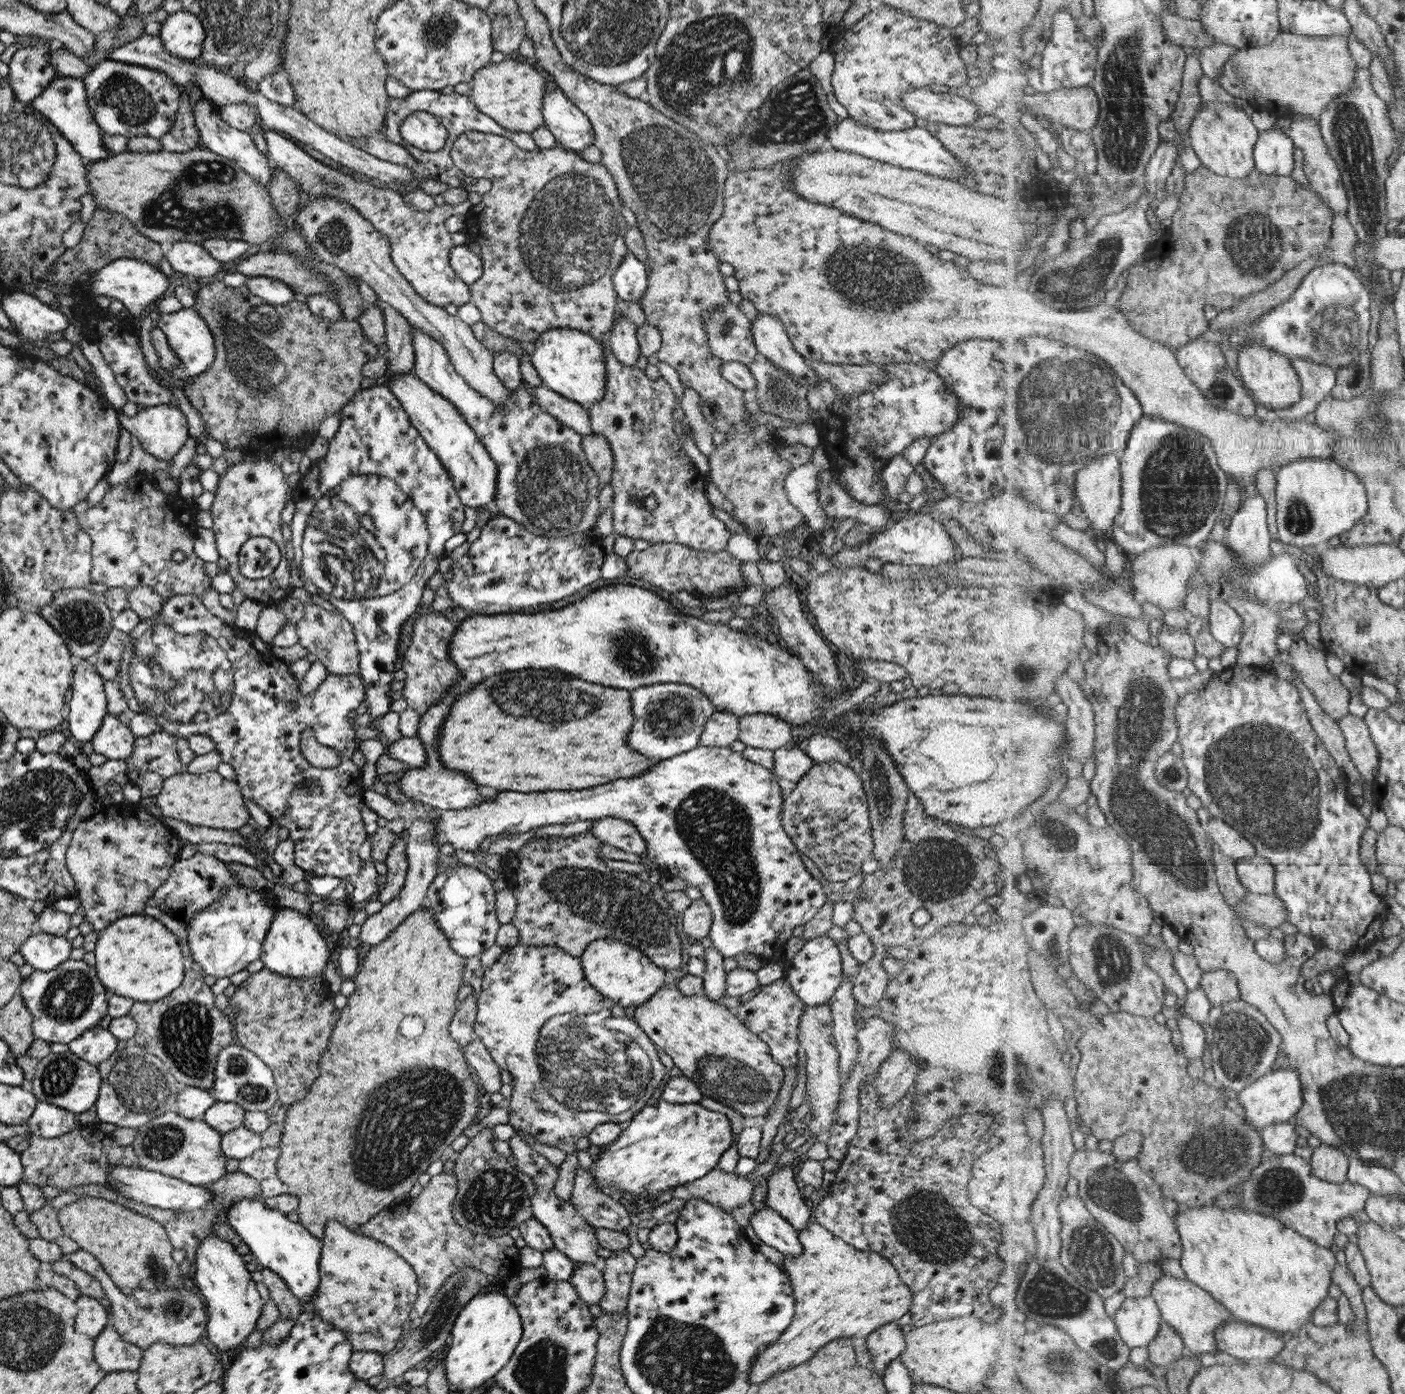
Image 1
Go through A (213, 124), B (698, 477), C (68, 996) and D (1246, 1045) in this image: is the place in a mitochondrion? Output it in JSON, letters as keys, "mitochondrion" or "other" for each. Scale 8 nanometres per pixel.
{"A":"other","B":"other","C":"mitochondrion","D":"mitochondrion"}

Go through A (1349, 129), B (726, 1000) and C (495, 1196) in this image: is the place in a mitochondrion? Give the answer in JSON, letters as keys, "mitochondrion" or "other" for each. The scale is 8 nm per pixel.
{"A":"mitochondrion","B":"other","C":"mitochondrion"}

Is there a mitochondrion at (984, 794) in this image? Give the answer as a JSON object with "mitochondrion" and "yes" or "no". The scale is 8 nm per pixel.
{"mitochondrion":"no"}

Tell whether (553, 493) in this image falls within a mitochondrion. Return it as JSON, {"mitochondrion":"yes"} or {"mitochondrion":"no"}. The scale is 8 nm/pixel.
{"mitochondrion":"yes"}

